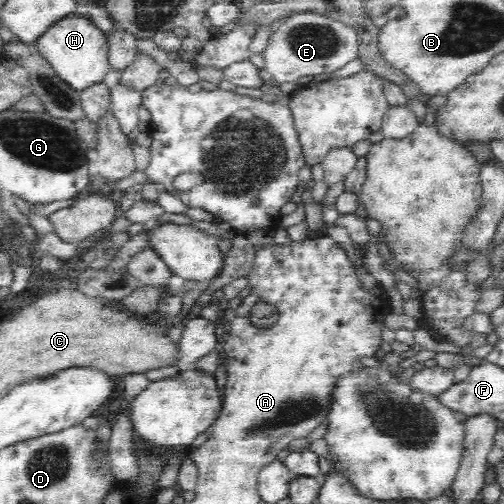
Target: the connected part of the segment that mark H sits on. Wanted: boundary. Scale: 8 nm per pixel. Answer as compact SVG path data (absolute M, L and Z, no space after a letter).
M77 12L50 28L34 45L72 91L82 92L97 86L110 69L107 36Z

